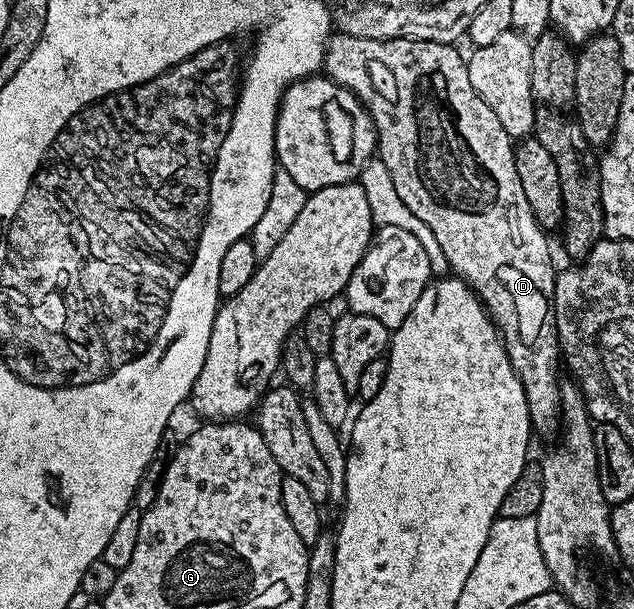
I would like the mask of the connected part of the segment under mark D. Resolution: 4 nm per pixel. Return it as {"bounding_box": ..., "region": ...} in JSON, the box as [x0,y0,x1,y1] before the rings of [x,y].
{"bounding_box":[322,33,561,435],"region":[[[342,33],[332,34],[327,40],[327,51],[323,55],[322,70],[326,78],[332,79],[339,87],[348,87],[350,91],[358,97],[363,108],[371,114],[371,120],[375,126],[375,137],[377,140],[377,158],[385,163],[389,169],[389,174],[393,179],[394,188],[397,189],[398,196],[423,221],[429,225],[441,250],[448,258],[450,270],[458,278],[462,279],[483,302],[488,315],[494,321],[495,327],[499,330],[499,338],[502,339],[505,349],[509,353],[509,361],[525,389],[525,401],[529,405],[529,417],[531,426],[536,432],[547,435],[550,431],[558,432],[561,427],[561,397],[559,389],[561,378],[559,379],[559,365],[561,369],[561,331],[555,327],[555,276],[557,266],[551,260],[551,247],[547,244],[545,231],[535,219],[533,210],[529,207],[528,198],[525,197],[521,187],[520,178],[517,177],[517,168],[514,161],[515,148],[513,140],[505,129],[501,129],[501,121],[497,121],[497,113],[481,101],[473,89],[473,84],[469,82],[469,69],[464,52],[459,52],[458,46],[449,43],[438,43],[437,41],[417,41],[416,39],[390,39],[389,41],[373,41],[369,37],[349,37]]]}

